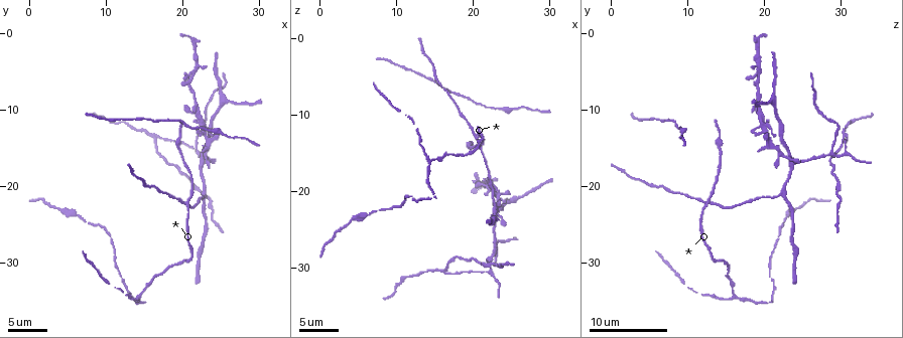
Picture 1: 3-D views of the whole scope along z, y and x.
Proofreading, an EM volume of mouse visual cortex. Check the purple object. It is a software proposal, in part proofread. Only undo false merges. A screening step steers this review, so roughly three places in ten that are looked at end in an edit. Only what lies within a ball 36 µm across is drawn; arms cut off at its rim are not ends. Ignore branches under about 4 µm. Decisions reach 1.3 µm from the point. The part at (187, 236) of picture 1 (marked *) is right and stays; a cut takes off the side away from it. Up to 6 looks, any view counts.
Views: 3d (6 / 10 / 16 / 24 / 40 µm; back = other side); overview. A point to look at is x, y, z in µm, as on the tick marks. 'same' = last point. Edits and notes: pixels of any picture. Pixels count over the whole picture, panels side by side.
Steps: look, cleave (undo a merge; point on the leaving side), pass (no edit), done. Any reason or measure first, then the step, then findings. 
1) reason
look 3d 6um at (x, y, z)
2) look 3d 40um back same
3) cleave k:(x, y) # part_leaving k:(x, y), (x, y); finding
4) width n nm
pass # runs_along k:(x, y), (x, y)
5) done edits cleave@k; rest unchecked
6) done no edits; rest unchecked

three arms meet
look 3d 16um at (22.6, 21.0, 22.6)

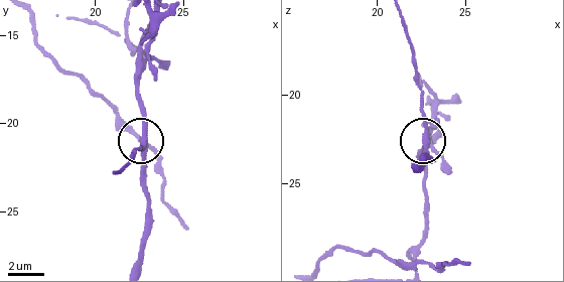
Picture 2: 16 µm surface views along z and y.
arms 3
pass # runs_along 2:(115, 172), (142, 143), (144, 193); one neuron here

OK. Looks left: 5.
a fork
look 3d 10um at (22.2, 15.6, 29.0)

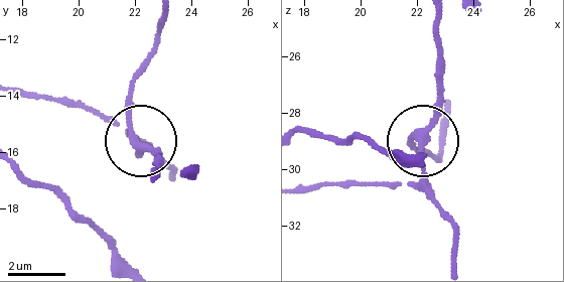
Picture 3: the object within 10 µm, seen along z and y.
pass # all the same neuron

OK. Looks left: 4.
branch point
look 3d 16um at (16.6, 14.0, 30.0)

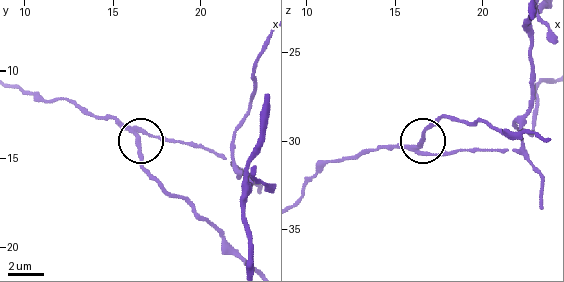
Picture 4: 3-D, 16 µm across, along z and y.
width 220 nm
cleave 4:(138, 150) # part_leaving 4:(411, 149), (446, 117), (486, 122), (502, 131), (536, 135); two neurons meet here

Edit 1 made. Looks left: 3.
done edits cleave@4; rest unchecked

